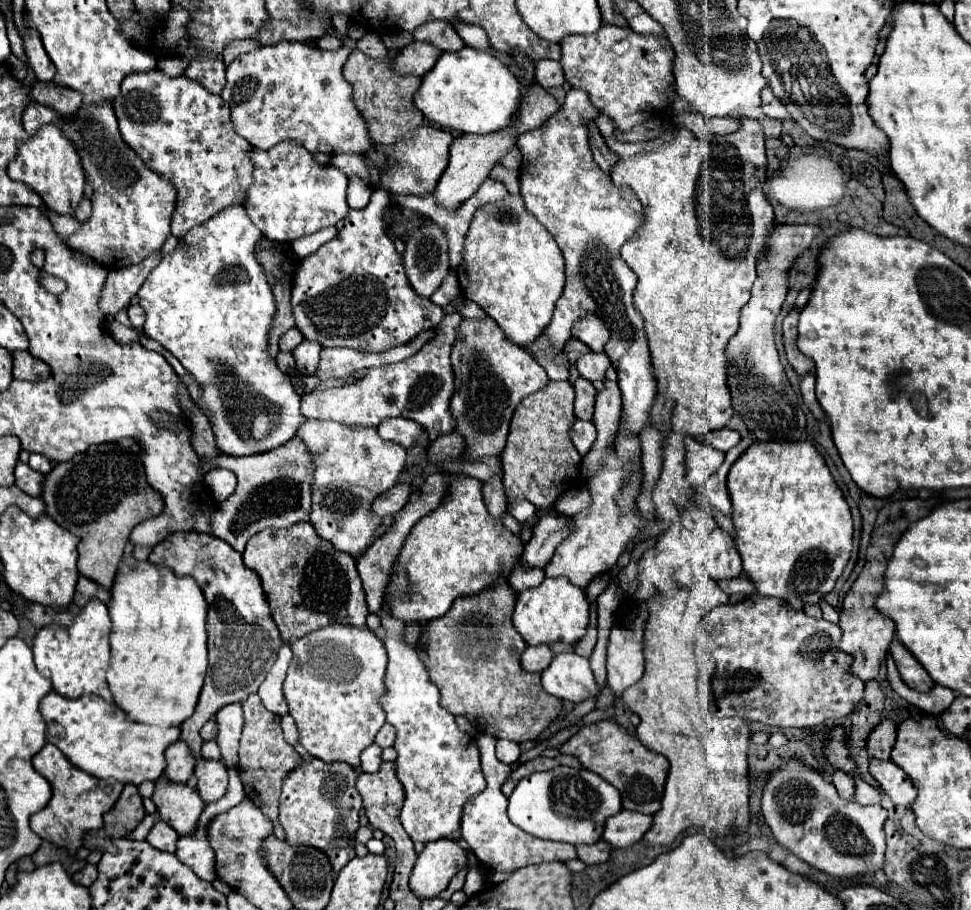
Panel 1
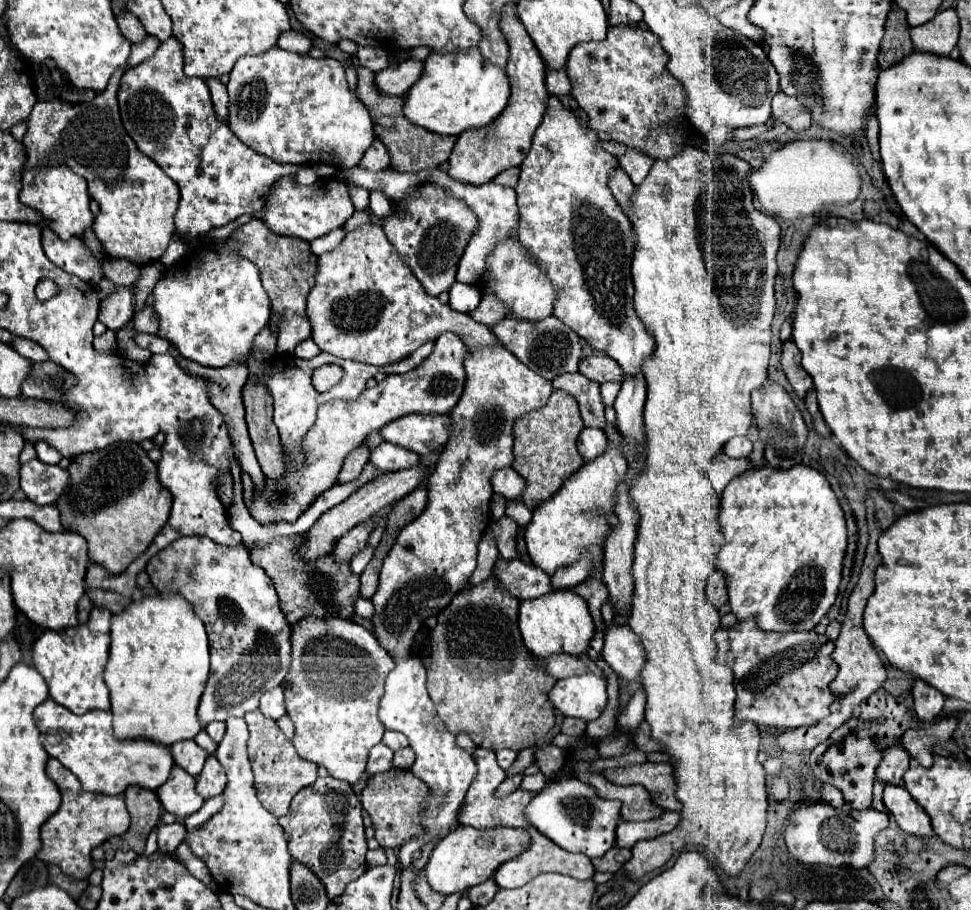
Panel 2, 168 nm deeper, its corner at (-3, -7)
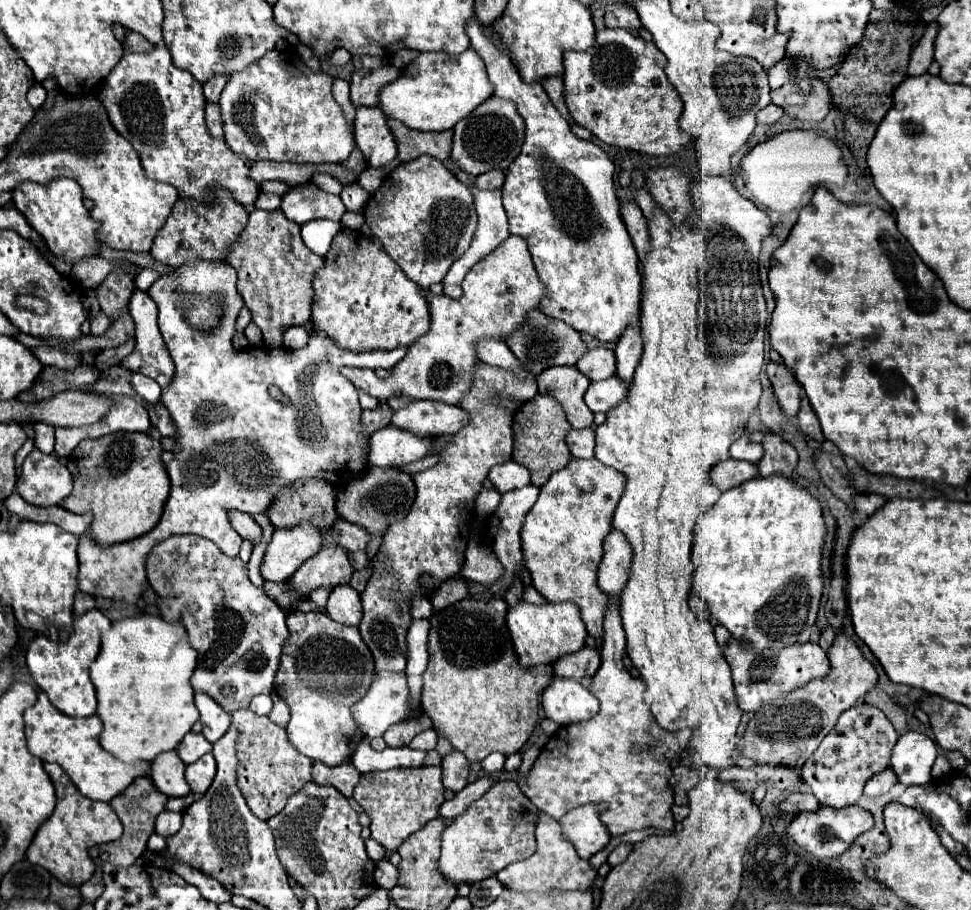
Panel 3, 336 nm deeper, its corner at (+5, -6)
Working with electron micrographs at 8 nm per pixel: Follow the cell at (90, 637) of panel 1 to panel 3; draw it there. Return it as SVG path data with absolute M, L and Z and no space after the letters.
M91 609L85 615L81 615L81 617L75 619L75 631L71 633L69 641L65 641L65 643L57 641L55 629L51 629L51 635L39 635L39 637L35 637L29 643L29 649L27 649L27 667L29 667L29 673L35 679L38 689L37 699L39 699L39 693L47 693L47 699L51 701L51 705L57 707L59 711L67 713L69 717L89 717L89 715L93 715L95 709L97 709L97 697L95 697L93 683L89 679L89 665L95 661L95 657L99 653L101 633L107 631L109 627L111 627L111 621L99 609Z

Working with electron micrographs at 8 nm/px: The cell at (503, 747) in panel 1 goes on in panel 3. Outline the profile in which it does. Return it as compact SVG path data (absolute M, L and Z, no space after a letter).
M491 753L481 761L481 765L483 765L483 771L487 771L487 773L499 773L505 765L505 755Z

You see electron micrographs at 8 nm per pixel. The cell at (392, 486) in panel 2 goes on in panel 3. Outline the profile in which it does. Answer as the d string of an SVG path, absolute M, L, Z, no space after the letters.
M301 525L299 529L275 529L261 563L261 575L265 581L287 581L309 557L313 557L323 543L323 527L311 529L311 525Z

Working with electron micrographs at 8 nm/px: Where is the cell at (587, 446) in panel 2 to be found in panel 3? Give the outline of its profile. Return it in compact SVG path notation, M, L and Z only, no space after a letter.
M571 429L567 433L567 447L573 457L591 459L595 449L595 433L593 429Z

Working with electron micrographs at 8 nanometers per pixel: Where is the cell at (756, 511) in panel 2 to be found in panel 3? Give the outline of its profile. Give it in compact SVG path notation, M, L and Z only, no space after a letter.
M781 475L755 477L739 485L739 489L725 491L701 517L691 549L691 563L695 567L691 591L707 601L707 607L719 625L727 627L735 639L749 643L755 651L807 643L823 591L823 539L825 521L821 505L807 489Z

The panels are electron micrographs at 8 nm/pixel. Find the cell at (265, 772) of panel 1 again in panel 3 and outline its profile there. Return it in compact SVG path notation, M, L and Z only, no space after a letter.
M239 709L233 713L233 725L239 731L237 737L237 785L243 793L249 809L261 821L277 815L291 795L303 789L311 781L311 759L301 755L287 739L285 729L269 721L269 717L255 715L249 709Z

